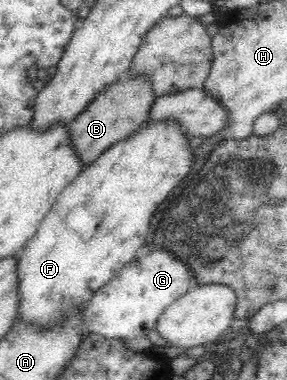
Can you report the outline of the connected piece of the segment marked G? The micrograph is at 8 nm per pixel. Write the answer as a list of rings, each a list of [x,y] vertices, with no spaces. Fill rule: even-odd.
[[[147,243],[137,249],[129,265],[123,267],[88,301],[83,315],[84,330],[87,335],[120,341],[147,336],[155,330],[155,323],[164,309],[193,286],[190,270],[186,269],[185,263],[170,255],[169,251]]]

